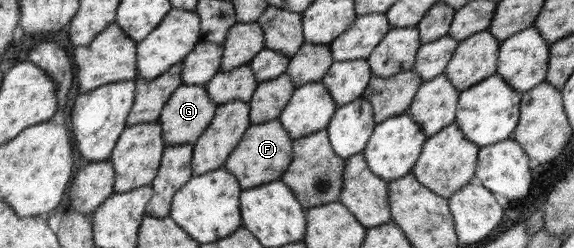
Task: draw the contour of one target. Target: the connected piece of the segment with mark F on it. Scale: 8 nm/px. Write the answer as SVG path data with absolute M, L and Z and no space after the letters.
M279 118L266 123L250 124L243 138L228 156L224 168L236 176L242 190L280 180L292 163L292 142L293 139L282 127Z

